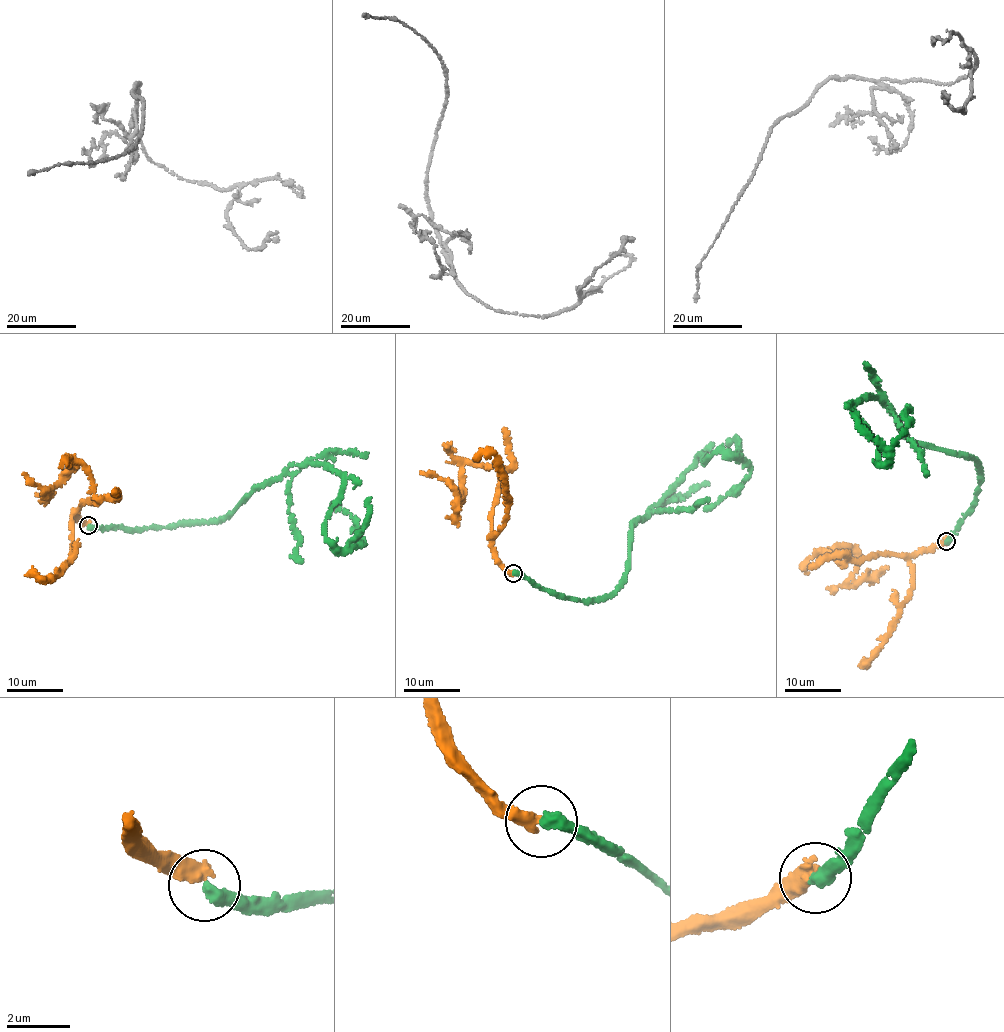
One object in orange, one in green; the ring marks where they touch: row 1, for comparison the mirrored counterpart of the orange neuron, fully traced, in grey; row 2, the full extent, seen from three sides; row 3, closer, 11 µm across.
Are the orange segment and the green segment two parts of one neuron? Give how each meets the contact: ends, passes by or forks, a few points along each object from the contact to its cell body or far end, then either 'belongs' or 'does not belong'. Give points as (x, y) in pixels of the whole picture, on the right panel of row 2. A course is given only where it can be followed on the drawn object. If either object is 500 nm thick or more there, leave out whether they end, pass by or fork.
orange ends; green ends; course orange (946, 541), (913, 555), (881, 552), (844, 564), (822, 550), (852, 548), (853, 580), (871, 580), (887, 567); course green (946, 541), (977, 497), (981, 469), (907, 440), (874, 397), (855, 414), (885, 463), (911, 409); does not belong

